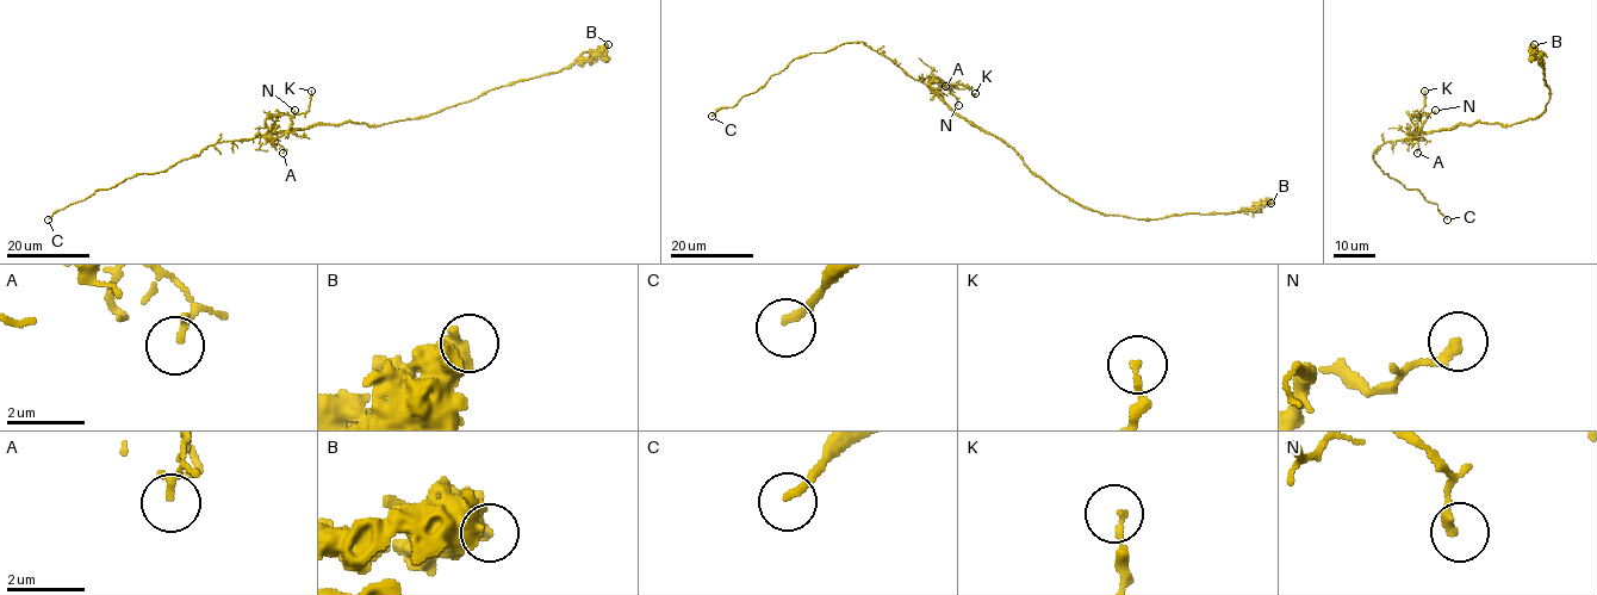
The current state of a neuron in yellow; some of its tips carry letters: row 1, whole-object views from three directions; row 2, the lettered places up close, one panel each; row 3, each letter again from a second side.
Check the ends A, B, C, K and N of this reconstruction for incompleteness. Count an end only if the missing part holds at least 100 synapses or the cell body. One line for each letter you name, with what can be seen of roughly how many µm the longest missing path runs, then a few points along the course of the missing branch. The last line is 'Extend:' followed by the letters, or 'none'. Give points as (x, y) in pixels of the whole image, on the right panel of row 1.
C: Missing length about 7 µm. Course of what is missing: (1447, 219), (1453, 225), (1454, 236)
Extend: C

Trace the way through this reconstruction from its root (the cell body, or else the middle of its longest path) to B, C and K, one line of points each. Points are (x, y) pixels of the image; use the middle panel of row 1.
B: (981, 130), (1002, 140), (1032, 172), (1057, 191), (1106, 215), (1157, 219), (1182, 214), (1237, 212), (1271, 203)
C: (981, 130), (958, 116), (925, 84), (862, 42), (799, 56), (754, 92), (712, 116)
K: (981, 130), (958, 116), (929, 84), (942, 81), (958, 88), (969, 88), (975, 93)

